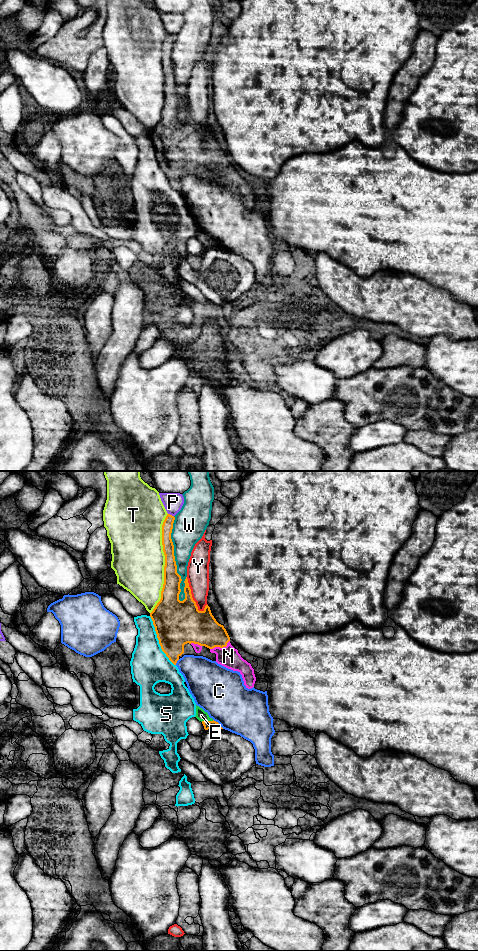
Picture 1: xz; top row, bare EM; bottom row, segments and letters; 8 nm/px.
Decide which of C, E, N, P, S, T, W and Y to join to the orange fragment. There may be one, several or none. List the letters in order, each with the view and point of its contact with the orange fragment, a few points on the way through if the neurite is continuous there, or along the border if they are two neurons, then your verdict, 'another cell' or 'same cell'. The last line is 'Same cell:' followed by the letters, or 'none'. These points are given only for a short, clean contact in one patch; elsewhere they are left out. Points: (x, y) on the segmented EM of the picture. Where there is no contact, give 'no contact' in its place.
C: contact xz (218, 723); another cell
E: contact xz (207, 721); way xz (213, 724), (207, 721), (201, 715); same cell
N: contact xz (220, 647); same cell
P: contact xz (171, 515); another cell
S: contact xz (159, 641); another cell
T: contact xz (165, 563); another cell
W: contact xz (174, 559); another cell
Y: contact xz (191, 596); another cell
Same cell: E, N

